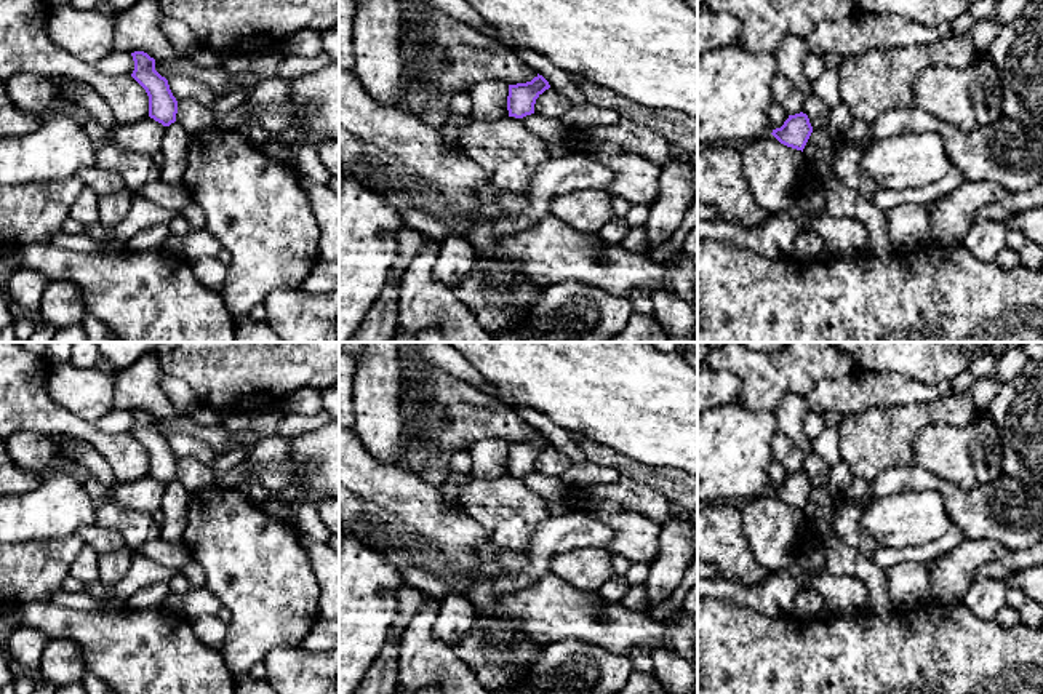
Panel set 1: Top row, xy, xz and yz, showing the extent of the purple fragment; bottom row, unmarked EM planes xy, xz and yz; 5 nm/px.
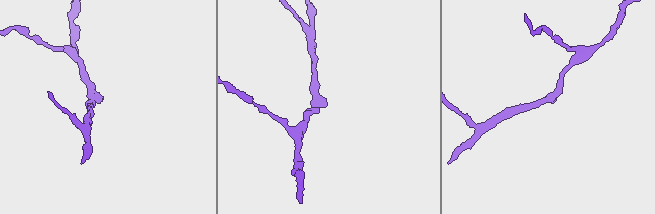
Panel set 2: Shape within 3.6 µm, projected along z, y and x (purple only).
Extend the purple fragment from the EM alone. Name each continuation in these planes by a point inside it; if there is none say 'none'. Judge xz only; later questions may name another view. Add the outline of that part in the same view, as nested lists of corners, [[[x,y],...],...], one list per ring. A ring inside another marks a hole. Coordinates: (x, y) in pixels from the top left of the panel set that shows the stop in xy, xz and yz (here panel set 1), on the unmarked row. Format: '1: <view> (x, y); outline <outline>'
none

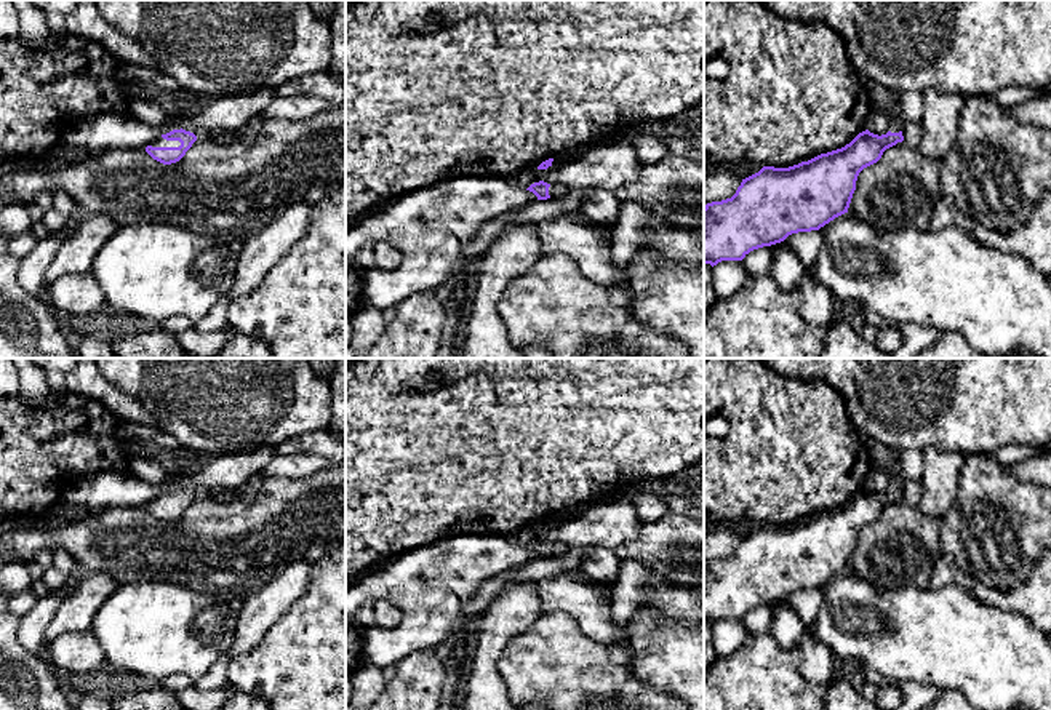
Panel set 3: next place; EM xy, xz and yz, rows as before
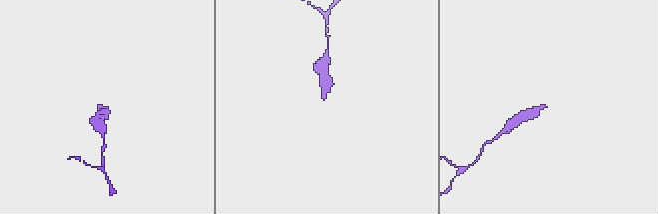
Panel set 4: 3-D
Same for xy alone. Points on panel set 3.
1: xy (159, 501); outline [[[162,494],[158,497],[155,497],[152,502],[152,505],[179,505],[181,501],[179,499],[166,499]]]

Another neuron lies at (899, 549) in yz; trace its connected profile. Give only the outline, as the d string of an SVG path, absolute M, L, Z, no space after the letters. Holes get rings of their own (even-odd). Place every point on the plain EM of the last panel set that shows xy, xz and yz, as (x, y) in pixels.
M896 502L859 531L848 571L875 588L929 587L941 529L942 520Z

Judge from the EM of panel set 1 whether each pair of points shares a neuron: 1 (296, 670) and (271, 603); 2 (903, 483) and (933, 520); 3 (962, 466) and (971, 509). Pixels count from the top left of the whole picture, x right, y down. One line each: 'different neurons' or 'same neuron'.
1: different neurons
2: different neurons
3: different neurons

